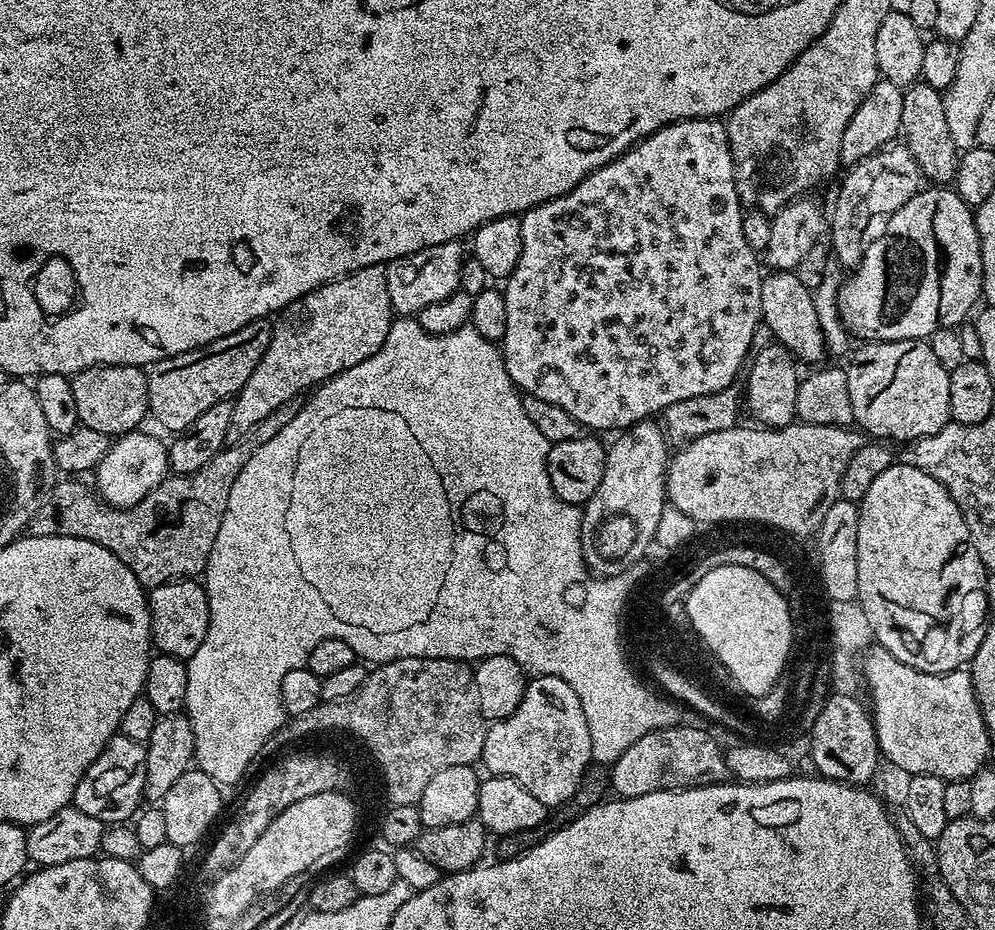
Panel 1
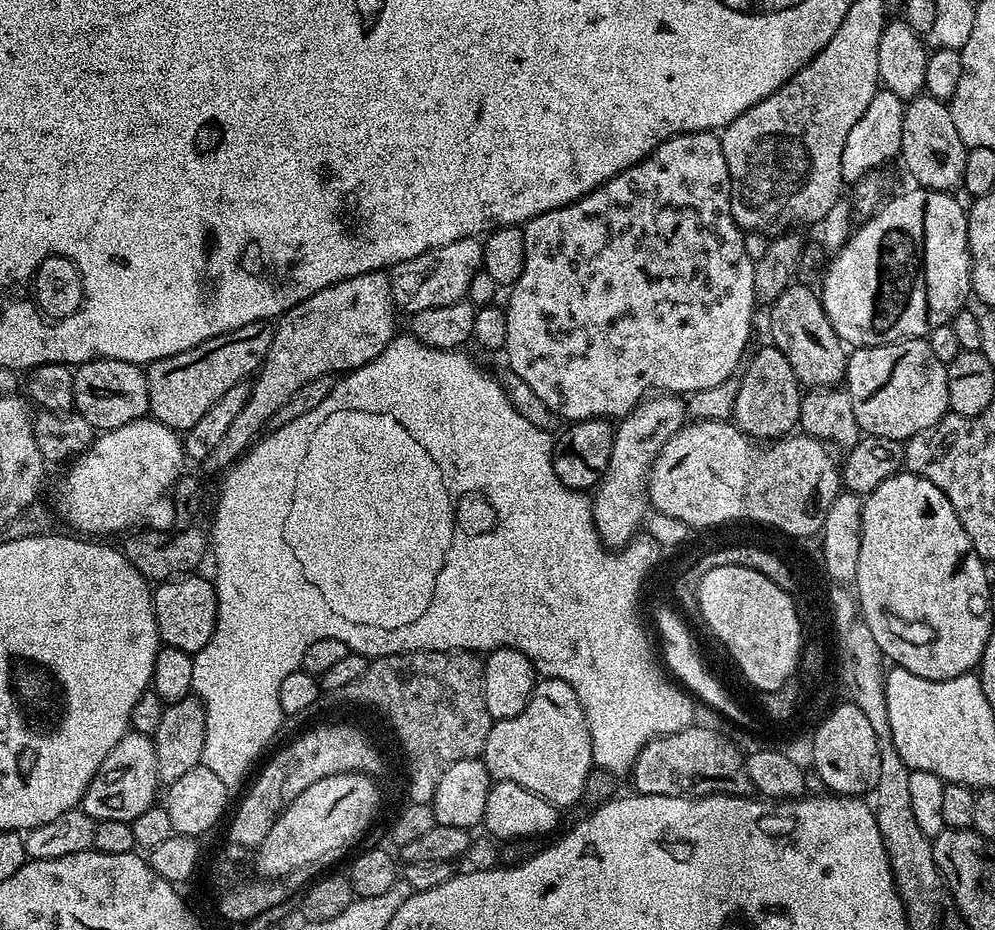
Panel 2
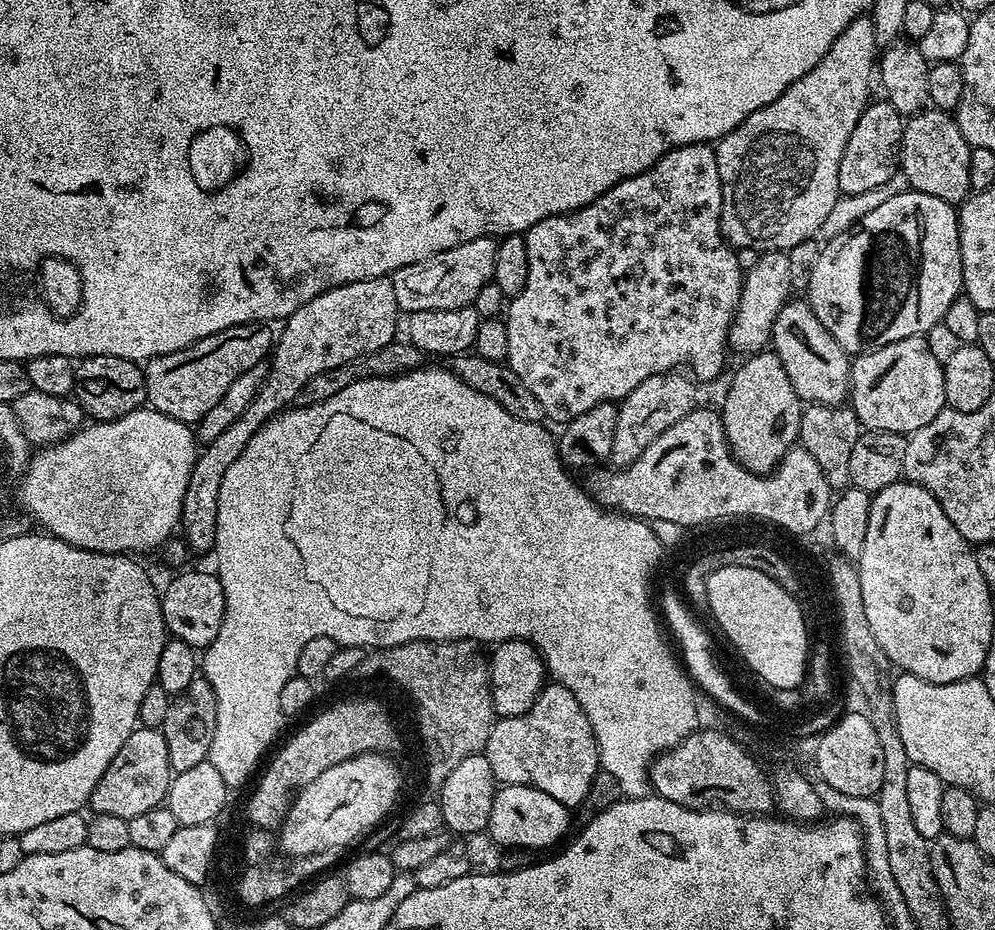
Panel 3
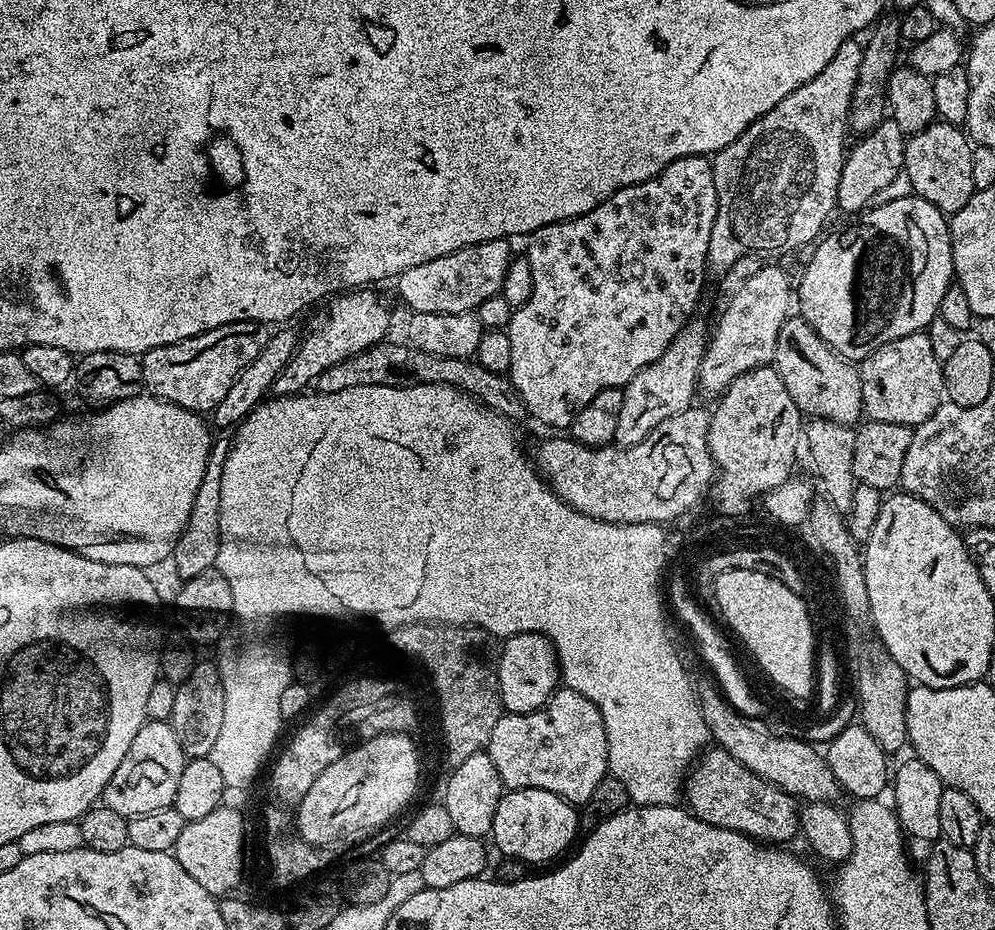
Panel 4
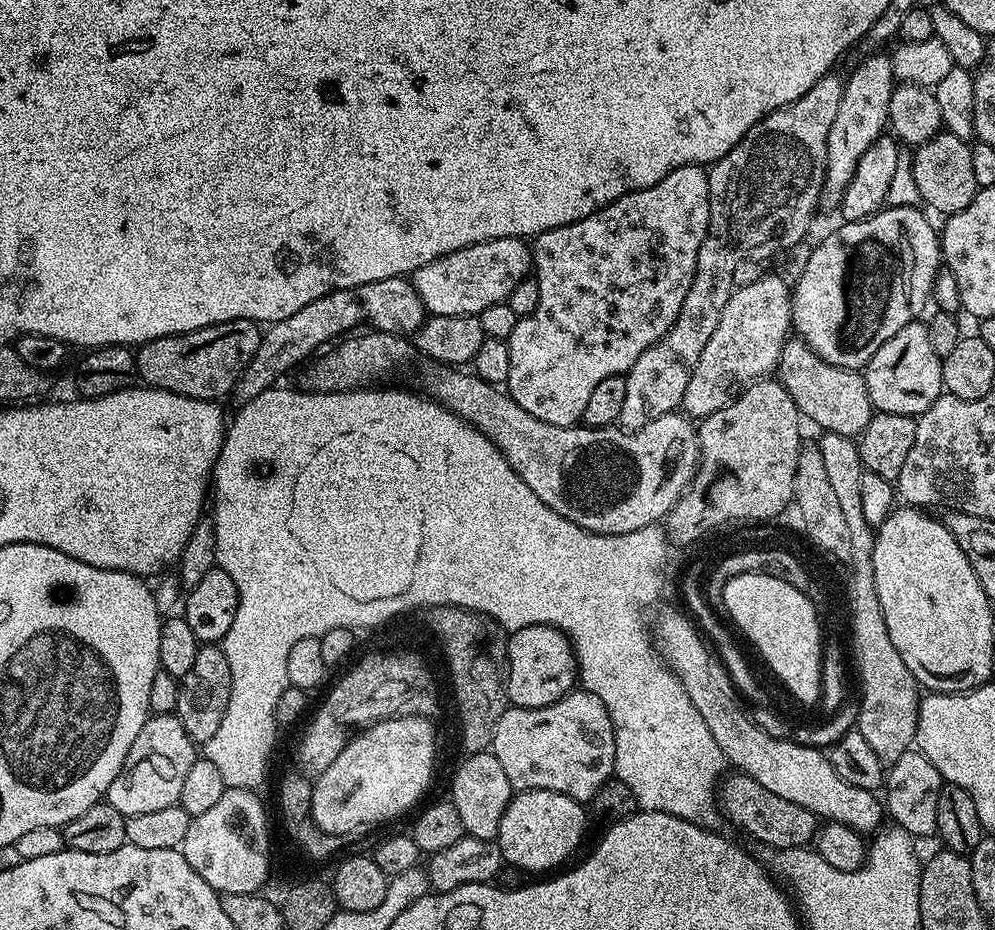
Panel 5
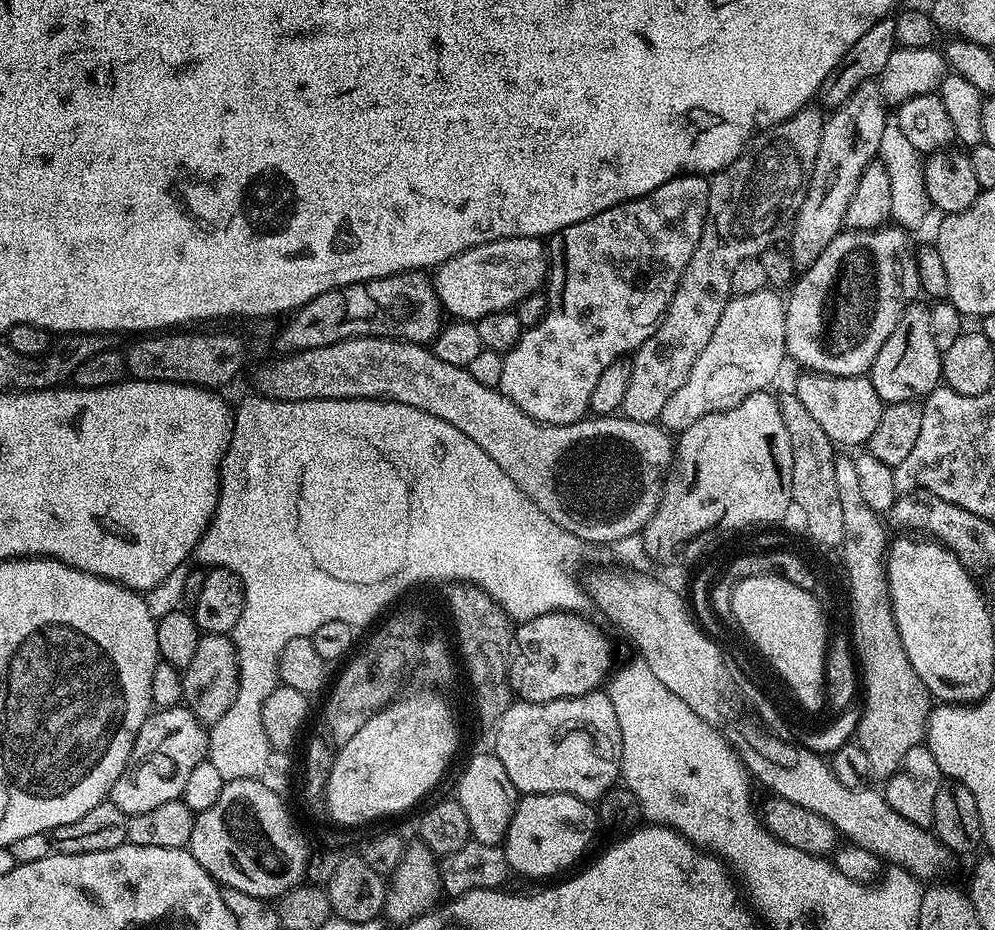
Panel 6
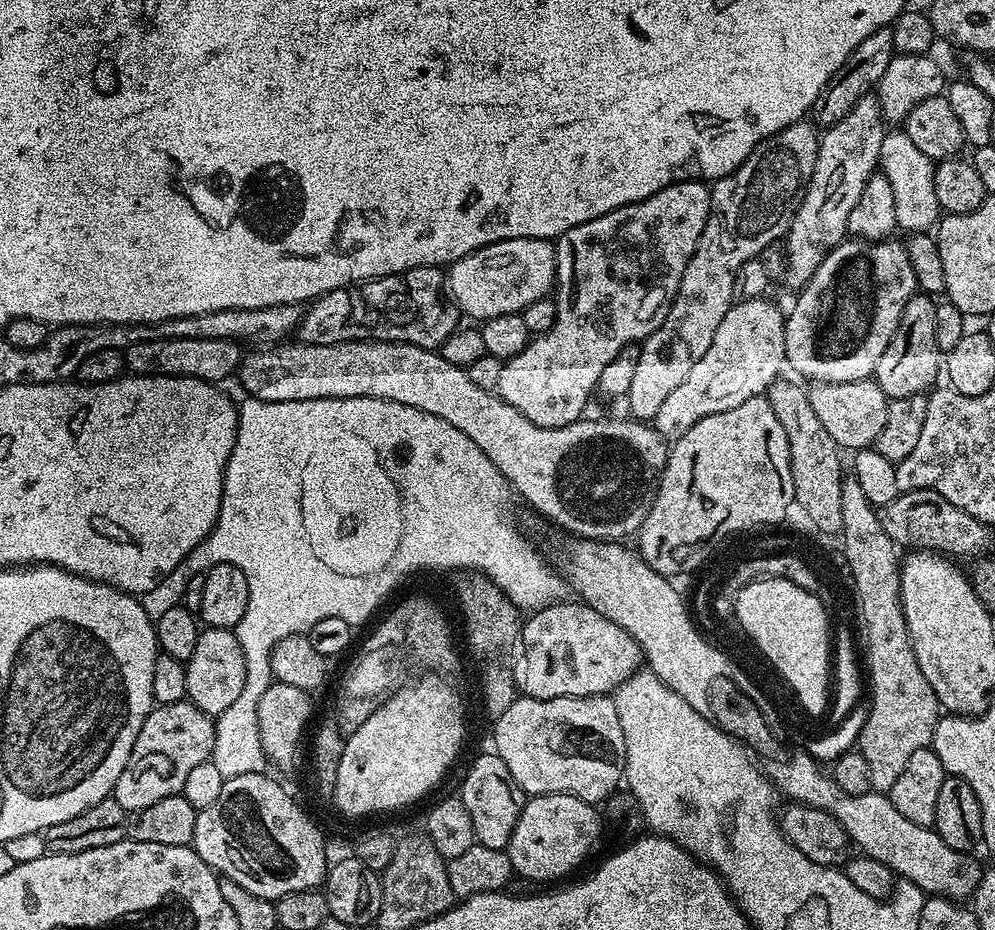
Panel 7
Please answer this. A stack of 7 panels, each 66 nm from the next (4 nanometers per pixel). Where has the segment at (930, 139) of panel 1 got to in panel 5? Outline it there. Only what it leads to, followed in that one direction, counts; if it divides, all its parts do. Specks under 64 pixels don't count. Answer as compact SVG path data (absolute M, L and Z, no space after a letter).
M943 130L933 140L919 145L911 153L914 183L918 186L920 199L925 205L928 203L934 211L941 212L941 217L947 218L953 216L958 210L966 210L966 206L970 206L970 202L976 197L978 189L974 182L974 169L970 162L971 153L969 141L962 138L954 138L954 134Z

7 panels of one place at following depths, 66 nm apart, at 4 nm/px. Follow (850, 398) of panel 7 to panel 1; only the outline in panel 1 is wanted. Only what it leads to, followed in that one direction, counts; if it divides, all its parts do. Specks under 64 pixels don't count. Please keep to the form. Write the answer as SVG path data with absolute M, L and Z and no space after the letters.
M772 270L762 279L762 321L770 326L775 343L783 344L797 361L804 360L808 366L816 366L826 356L824 332L818 322L813 289L804 285L804 280L795 271Z

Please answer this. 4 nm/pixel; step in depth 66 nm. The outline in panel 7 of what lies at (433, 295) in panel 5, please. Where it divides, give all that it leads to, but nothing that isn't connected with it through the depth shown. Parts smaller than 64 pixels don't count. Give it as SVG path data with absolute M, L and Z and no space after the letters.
M514 238L488 244L454 261L446 272L446 292L451 303L477 322L502 314L523 314L530 302L545 299L555 287L556 245L551 240Z

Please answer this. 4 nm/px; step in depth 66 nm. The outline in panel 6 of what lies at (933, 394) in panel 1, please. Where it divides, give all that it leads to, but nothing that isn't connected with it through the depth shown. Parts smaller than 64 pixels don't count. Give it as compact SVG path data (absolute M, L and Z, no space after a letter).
M912 302L905 307L894 334L882 342L882 350L874 358L870 379L878 398L885 405L923 401L942 380L942 354L934 346L934 333L930 330L930 307Z

